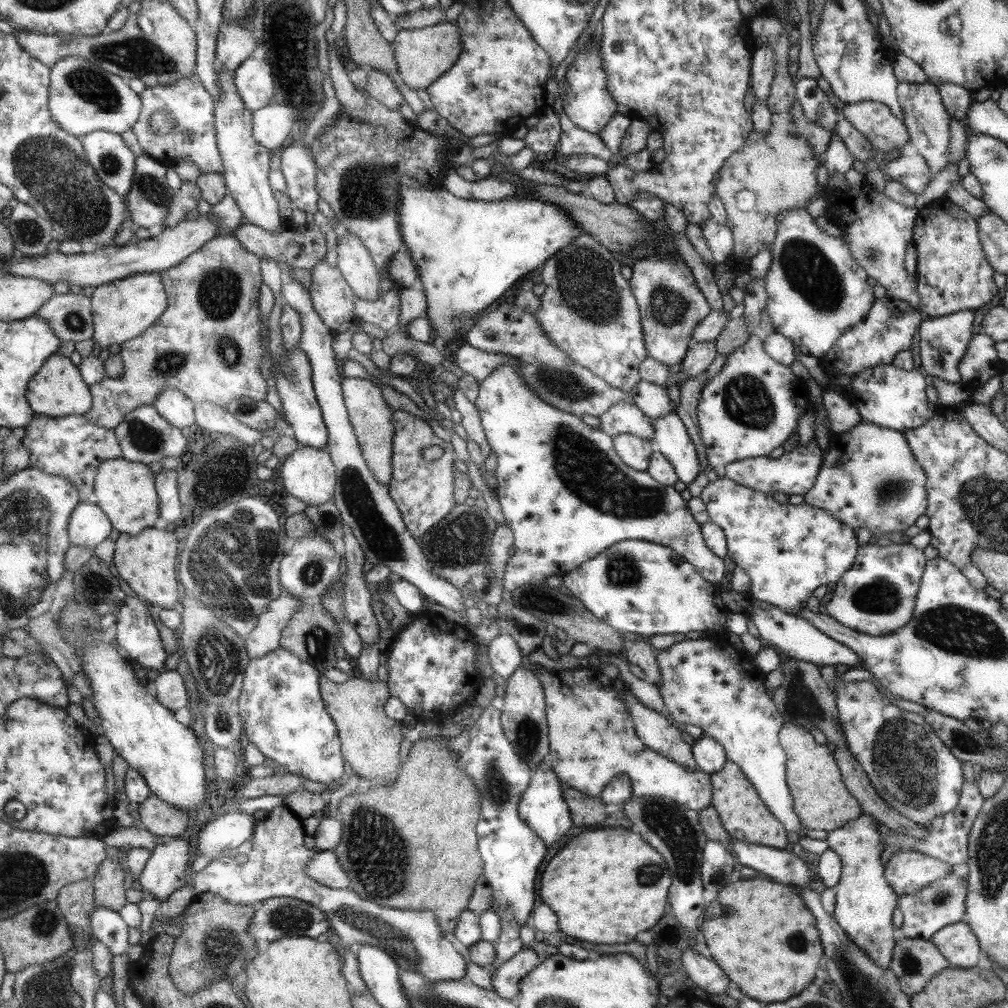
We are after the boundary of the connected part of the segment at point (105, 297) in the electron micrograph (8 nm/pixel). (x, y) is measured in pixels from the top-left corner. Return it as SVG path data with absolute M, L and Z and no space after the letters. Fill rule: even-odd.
M160 271L134 274L95 290L92 296L96 323L94 340L102 349L114 344L122 346L124 342L139 337L167 310L167 291L160 274Z

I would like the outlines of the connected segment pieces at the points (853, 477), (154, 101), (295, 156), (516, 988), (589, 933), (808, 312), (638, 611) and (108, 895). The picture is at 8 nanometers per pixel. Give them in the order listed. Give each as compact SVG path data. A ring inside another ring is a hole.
M860 422L848 432L830 433L829 450L824 454L824 464L819 470L815 486L804 494L804 502L826 510L858 532L859 527L868 529L872 535L888 532L905 532L926 514L928 508L927 473L920 466L904 433L881 427L876 423Z
M194 74L190 75L190 77L184 77L170 85L146 87L141 94L143 109L140 114L140 119L138 122L135 122L135 127L132 132L136 136L144 153L170 166L178 160L191 160L193 164L197 165L197 168L200 168L202 174L223 174L223 158L217 146L217 133L215 130L215 100L208 93L203 83L200 82L199 75ZM159 111L169 113L174 120L173 128L171 128L169 134L166 136L155 136L153 130L150 128L151 117Z
M296 141L282 152L281 158L281 172L287 185L286 195L294 207L306 213L318 212L318 167L315 158L310 158L306 146Z
M523 948L516 956L504 962L496 972L491 972L494 990L500 997L511 1000L516 994L520 994L520 981L540 963L540 955L536 951Z
M624 827L584 832L550 860L540 879L540 899L556 912L560 932L594 944L624 944L662 918L671 868L642 838Z
M805 208L779 212L777 226L775 242L771 247L771 264L765 276L768 300L765 311L770 315L775 332L791 338L796 346L806 347L808 354L820 358L838 344L839 338L848 329L868 316L874 305L872 286L868 284L867 271L852 258L842 238L822 232Z
M622 540L562 577L573 597L582 601L596 618L622 634L634 632L651 638L655 634L686 634L690 631L724 632L727 615L731 613L722 601L723 591L719 585L704 580L692 564L671 548L643 540Z
M108 857L94 878L97 906L122 910L128 902L124 888L125 867L114 857Z

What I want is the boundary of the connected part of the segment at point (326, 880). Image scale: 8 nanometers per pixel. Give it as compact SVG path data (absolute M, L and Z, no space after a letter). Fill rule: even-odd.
M333 850L316 851L305 868L306 874L322 886L333 889L350 888L350 878L342 870Z

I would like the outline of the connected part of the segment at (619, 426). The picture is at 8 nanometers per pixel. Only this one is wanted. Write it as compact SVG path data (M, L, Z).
M622 400L611 406L600 416L600 422L600 429L612 437L628 433L652 441L655 436L655 420L644 414L631 400Z

